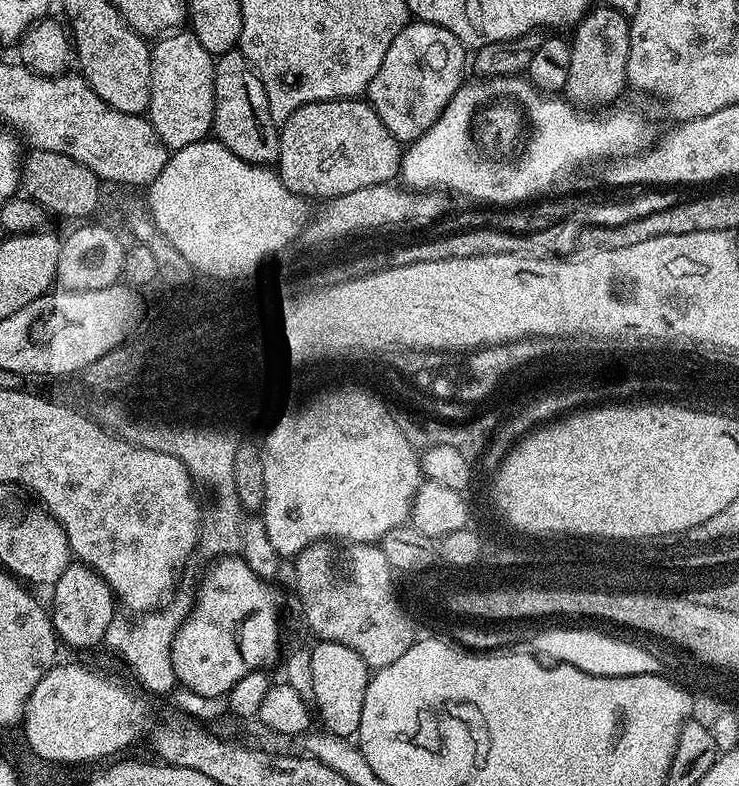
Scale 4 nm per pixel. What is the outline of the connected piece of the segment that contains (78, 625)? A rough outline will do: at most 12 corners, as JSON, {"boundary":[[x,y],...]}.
{"boundary":[[87,564],[51,585],[57,637],[100,648],[118,601]]}

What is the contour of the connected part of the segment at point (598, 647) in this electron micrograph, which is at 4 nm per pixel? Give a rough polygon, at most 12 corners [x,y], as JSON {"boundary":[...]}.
{"boundary":[[552,628],[536,636],[549,661],[595,676],[659,673],[642,645]]}

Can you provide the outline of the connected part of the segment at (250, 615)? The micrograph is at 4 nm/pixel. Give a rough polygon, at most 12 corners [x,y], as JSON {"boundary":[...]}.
{"boundary":[[239,555],[204,572],[172,644],[185,689],[222,696],[280,652],[269,585]]}

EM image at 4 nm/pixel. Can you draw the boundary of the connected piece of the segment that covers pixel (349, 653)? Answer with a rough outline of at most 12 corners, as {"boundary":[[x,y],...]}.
{"boundary":[[350,646],[310,651],[314,705],[329,733],[360,731],[370,669]]}

